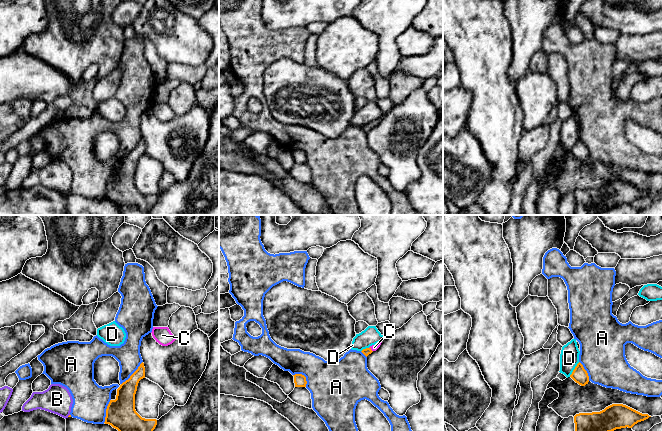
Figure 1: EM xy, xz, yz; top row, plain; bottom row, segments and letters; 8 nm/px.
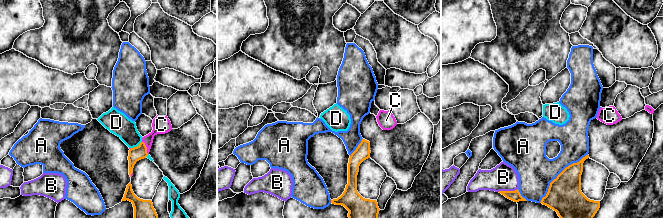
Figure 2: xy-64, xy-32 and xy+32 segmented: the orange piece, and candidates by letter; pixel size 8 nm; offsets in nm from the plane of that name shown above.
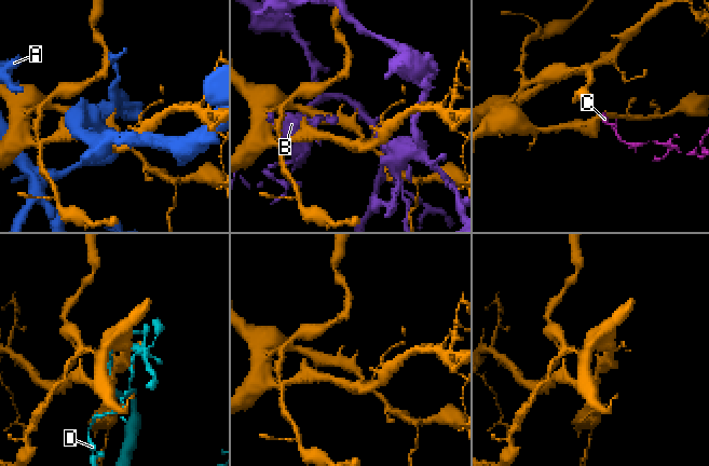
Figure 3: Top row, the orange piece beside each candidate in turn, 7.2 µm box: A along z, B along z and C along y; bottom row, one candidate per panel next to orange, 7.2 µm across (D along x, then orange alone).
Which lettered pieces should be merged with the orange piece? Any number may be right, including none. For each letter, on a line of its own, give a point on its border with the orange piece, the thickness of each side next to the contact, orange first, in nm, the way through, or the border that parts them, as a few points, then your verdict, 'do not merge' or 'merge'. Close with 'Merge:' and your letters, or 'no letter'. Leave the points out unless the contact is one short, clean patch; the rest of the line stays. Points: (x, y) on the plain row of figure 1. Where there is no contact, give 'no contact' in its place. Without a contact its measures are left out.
A: meets orange in xy at (133, 149); 160 nm thick on the orange side, 190 nm on the other; do not merge
B: no contact; do not merge
C: meets orange in xz at (370, 125); 60 nm thick on the orange side, 50 nm on the other; merge
D: meets orange in yz at (574, 145); 120 nm thick on the orange side, 160 nm on the other; do not merge
Merge: C

